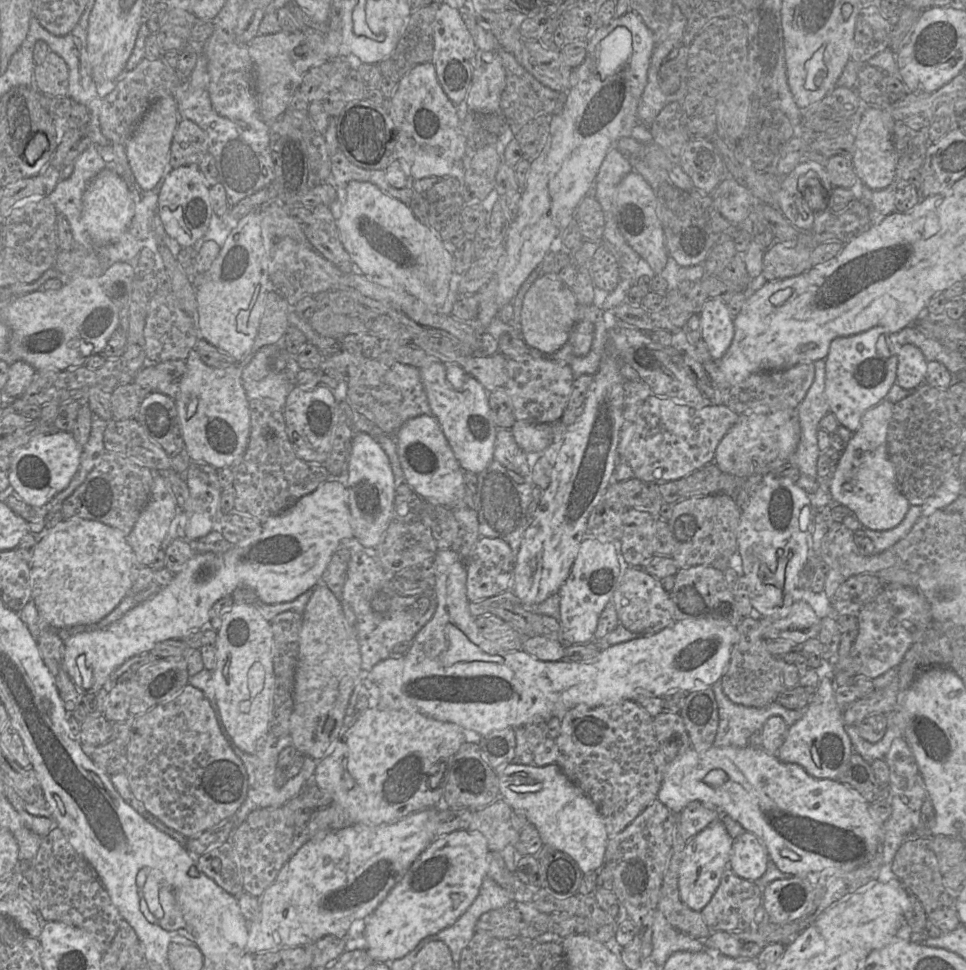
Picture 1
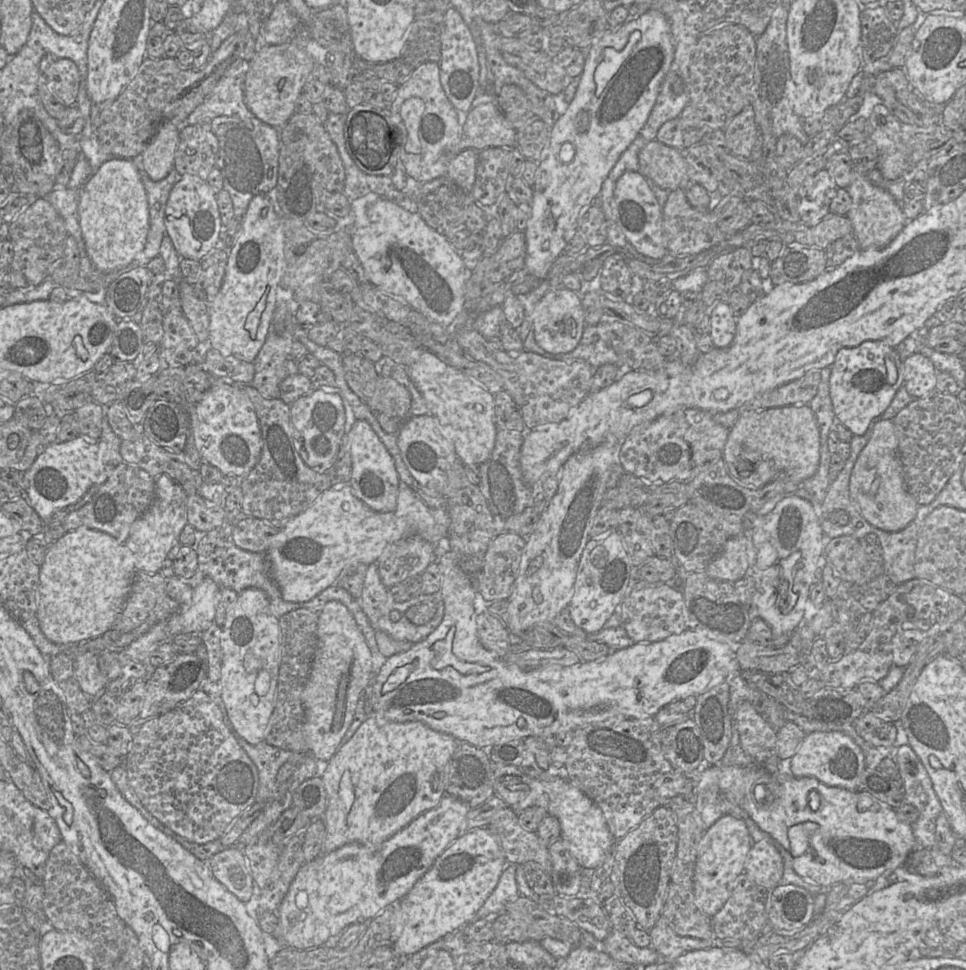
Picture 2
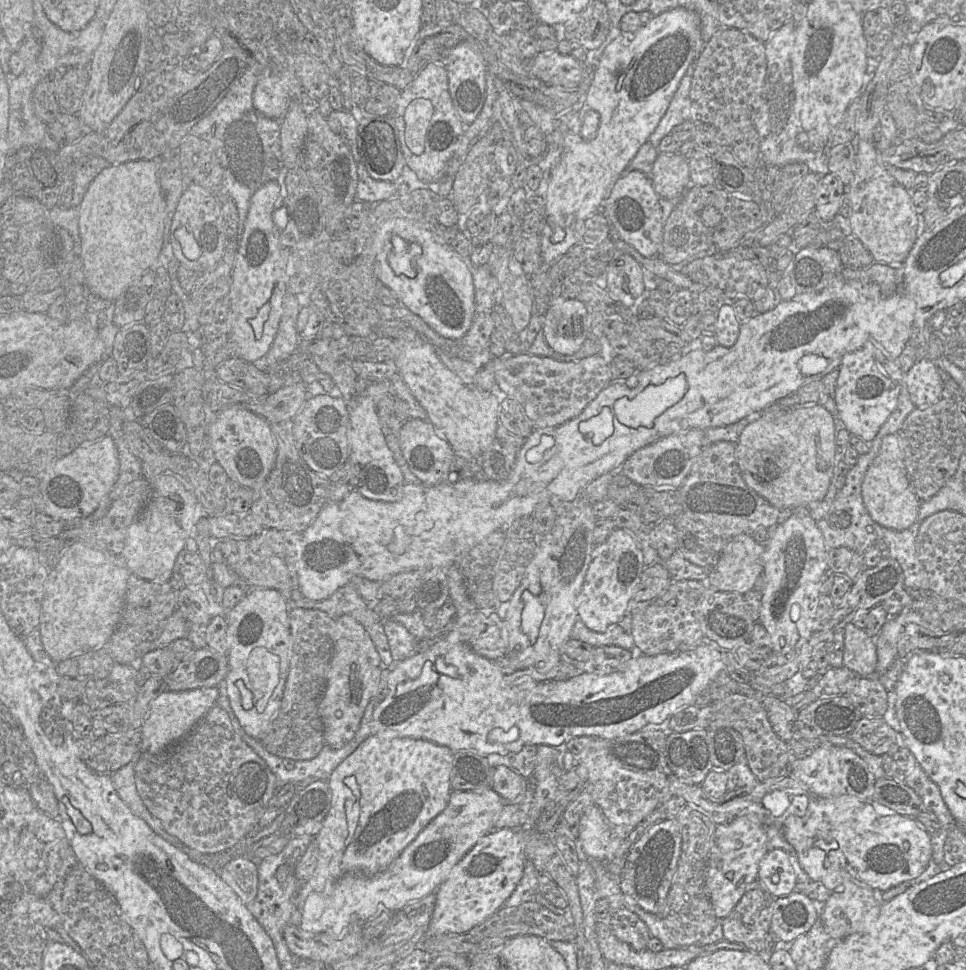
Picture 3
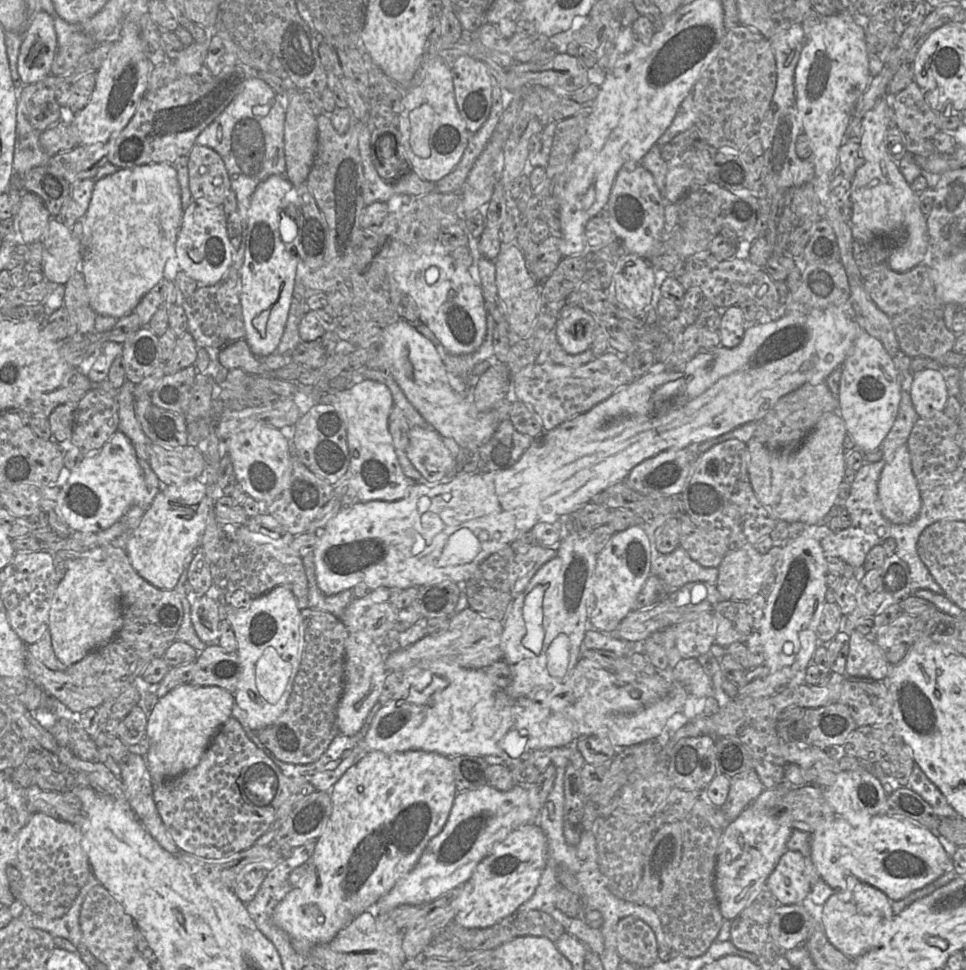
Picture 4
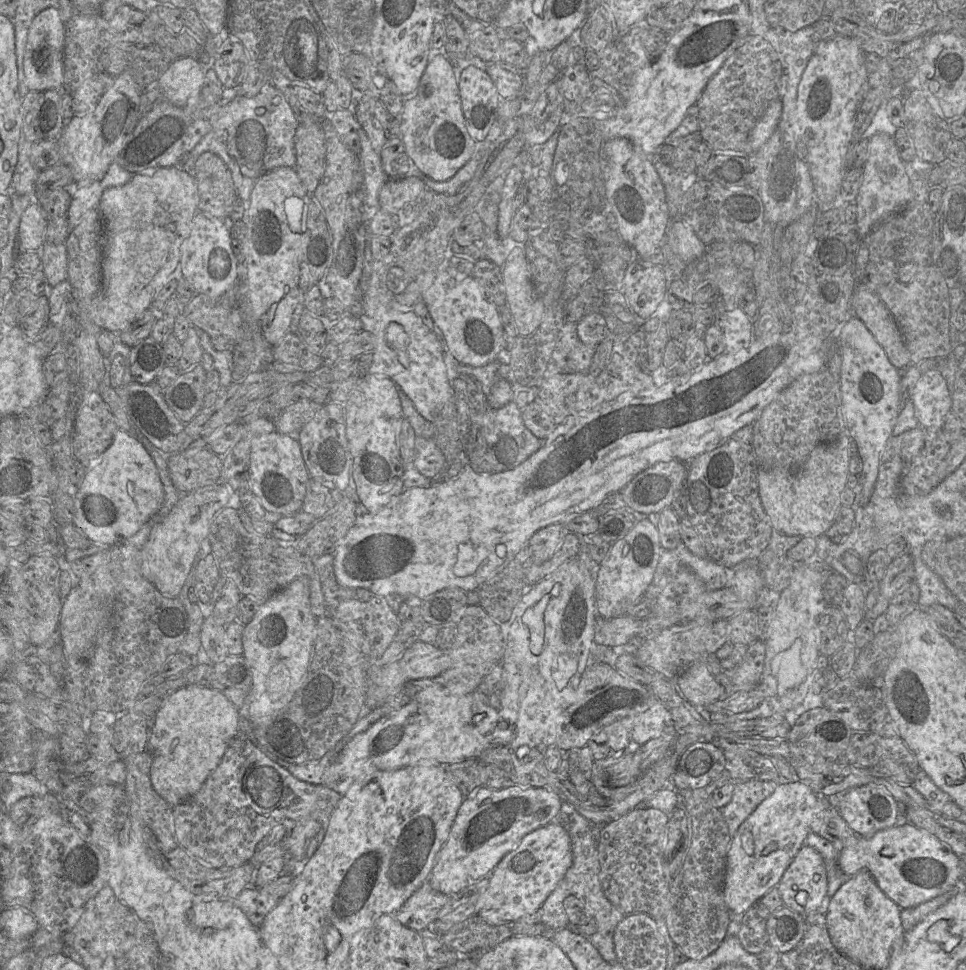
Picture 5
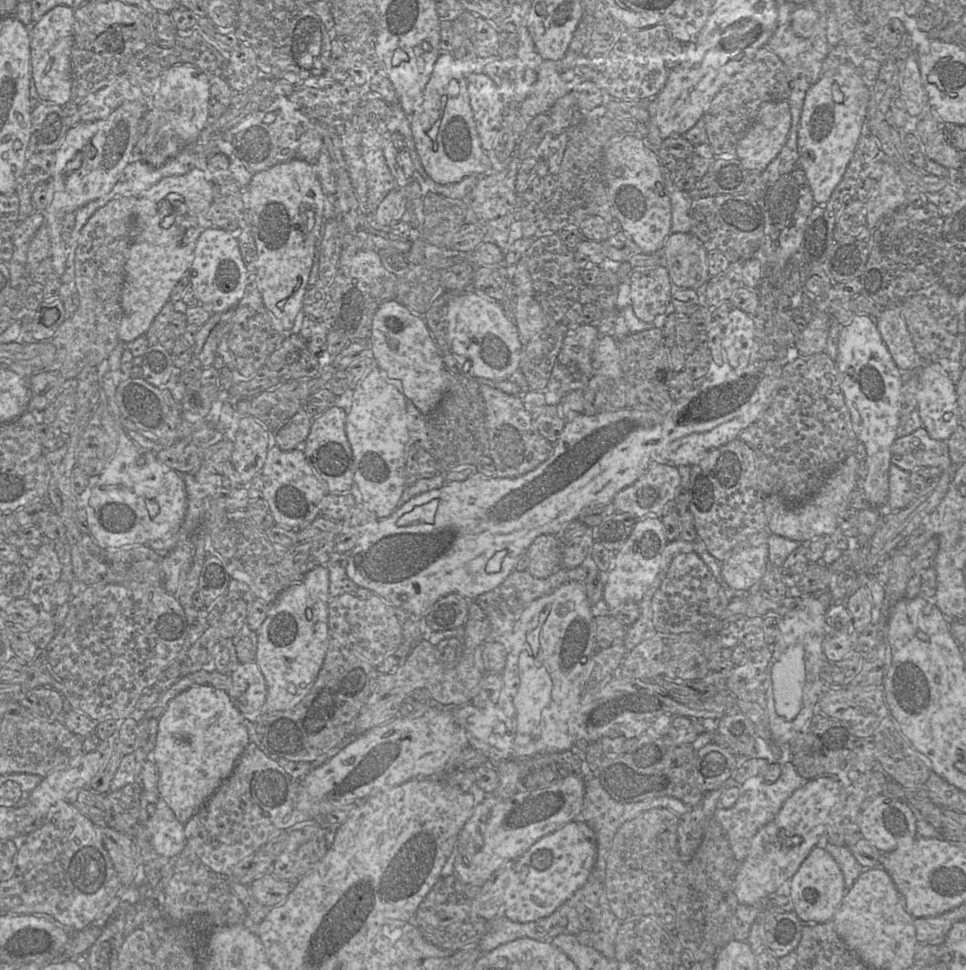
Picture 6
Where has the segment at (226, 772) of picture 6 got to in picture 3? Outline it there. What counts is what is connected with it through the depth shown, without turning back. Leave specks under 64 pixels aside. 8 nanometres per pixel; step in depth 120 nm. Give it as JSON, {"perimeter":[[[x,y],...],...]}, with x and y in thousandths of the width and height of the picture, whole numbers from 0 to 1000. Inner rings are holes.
{"perimeter":[[[225,707],[168,714],[157,724],[146,751],[148,776],[164,779],[192,761],[211,737],[225,727],[227,714]]]}

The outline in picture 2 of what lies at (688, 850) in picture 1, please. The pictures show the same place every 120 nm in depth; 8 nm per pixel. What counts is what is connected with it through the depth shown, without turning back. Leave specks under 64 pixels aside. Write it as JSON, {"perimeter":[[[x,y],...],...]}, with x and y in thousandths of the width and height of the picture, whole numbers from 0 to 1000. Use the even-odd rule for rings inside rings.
{"perimeter":[[[747,840],[732,854],[724,868],[718,899],[719,933],[734,945],[739,944],[757,923],[762,905],[770,900],[771,889],[780,867],[771,846]]]}

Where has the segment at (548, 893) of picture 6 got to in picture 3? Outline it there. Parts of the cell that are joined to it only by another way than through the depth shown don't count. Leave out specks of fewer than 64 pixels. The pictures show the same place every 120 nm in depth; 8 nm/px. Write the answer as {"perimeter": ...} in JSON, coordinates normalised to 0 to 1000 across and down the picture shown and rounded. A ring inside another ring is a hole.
{"perimeter":[[[510,855],[478,884],[465,903],[450,919],[450,935],[443,956],[443,963],[481,963],[508,945],[529,924],[540,906],[545,890],[537,855]]]}

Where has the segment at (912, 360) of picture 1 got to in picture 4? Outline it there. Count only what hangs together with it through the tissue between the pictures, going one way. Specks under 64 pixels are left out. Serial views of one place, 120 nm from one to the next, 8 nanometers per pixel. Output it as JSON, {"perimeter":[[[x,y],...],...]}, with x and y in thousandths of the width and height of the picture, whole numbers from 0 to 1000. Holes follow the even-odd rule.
{"perimeter":[[[966,373],[961,379],[943,387],[941,405],[947,425],[951,431],[957,432],[966,431],[975,426],[982,408],[977,389]]]}

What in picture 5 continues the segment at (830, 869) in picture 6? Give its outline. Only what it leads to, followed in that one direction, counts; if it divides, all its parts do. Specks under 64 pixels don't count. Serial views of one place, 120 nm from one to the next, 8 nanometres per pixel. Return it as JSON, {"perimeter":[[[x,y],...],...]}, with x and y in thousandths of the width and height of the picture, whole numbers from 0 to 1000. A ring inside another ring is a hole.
{"perimeter":[[[832,871],[803,915],[812,934],[831,944],[847,940],[857,915],[855,893],[849,879]]]}

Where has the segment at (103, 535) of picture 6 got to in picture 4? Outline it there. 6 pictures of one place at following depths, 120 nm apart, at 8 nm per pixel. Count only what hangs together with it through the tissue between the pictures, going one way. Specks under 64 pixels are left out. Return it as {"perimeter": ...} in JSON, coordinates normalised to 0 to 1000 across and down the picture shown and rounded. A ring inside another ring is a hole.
{"perimeter":[[[124,444],[63,494],[60,524],[65,537],[75,547],[101,548],[122,538],[150,509],[149,488],[136,455]]]}

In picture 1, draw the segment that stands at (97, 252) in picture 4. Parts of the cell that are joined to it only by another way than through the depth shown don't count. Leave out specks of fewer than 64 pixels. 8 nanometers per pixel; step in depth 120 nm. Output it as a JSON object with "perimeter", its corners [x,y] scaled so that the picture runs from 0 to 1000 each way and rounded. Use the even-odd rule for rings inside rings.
{"perimeter":[[[109,174],[91,190],[85,212],[85,225],[98,252],[114,252],[133,236],[139,223],[139,207],[130,188],[118,176]]]}

